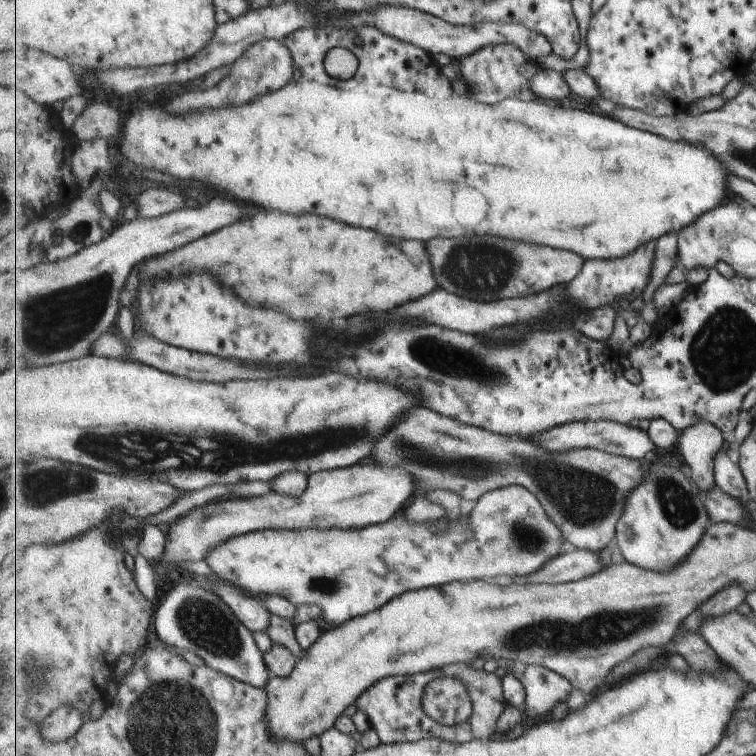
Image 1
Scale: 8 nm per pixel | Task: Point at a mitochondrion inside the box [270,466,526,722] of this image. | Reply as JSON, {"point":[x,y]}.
{"point":[328,587]}

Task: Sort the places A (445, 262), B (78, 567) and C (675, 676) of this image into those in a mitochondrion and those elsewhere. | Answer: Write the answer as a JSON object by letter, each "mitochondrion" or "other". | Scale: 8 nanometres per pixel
{"A":"mitochondrion","B":"other","C":"other"}

